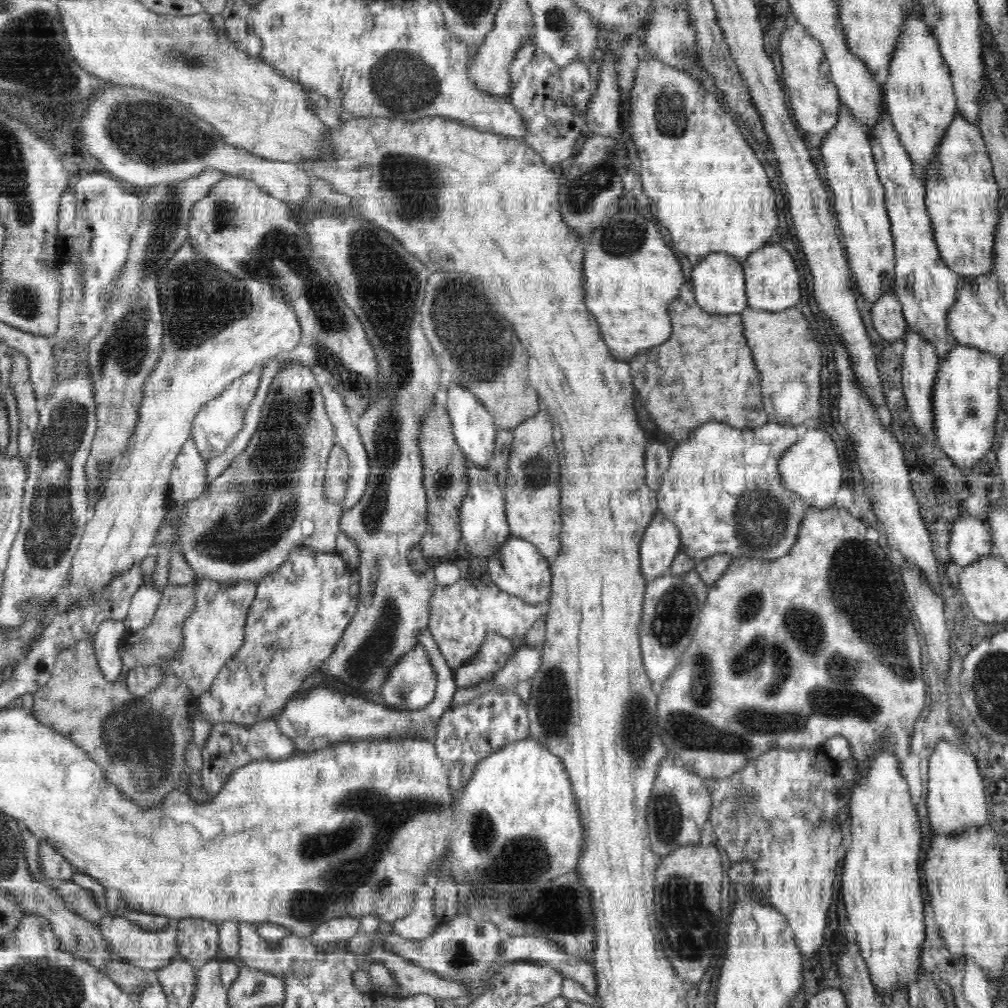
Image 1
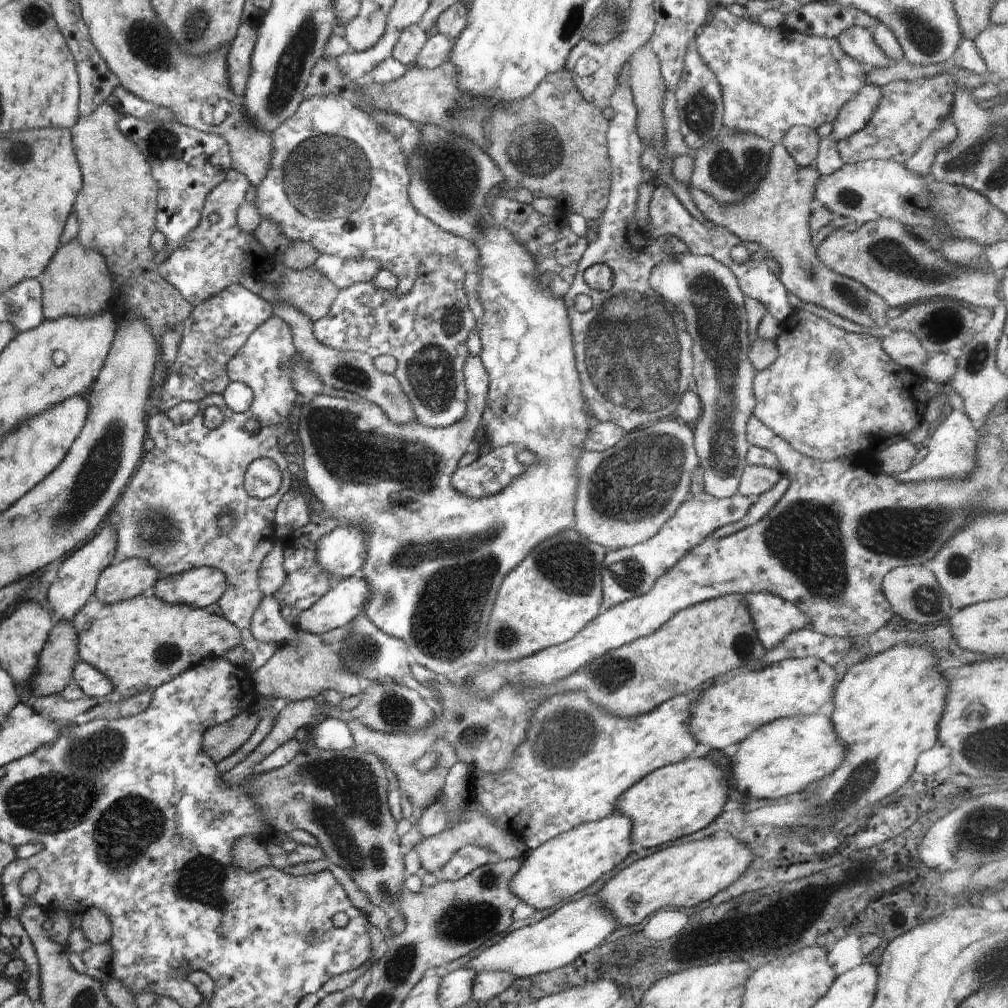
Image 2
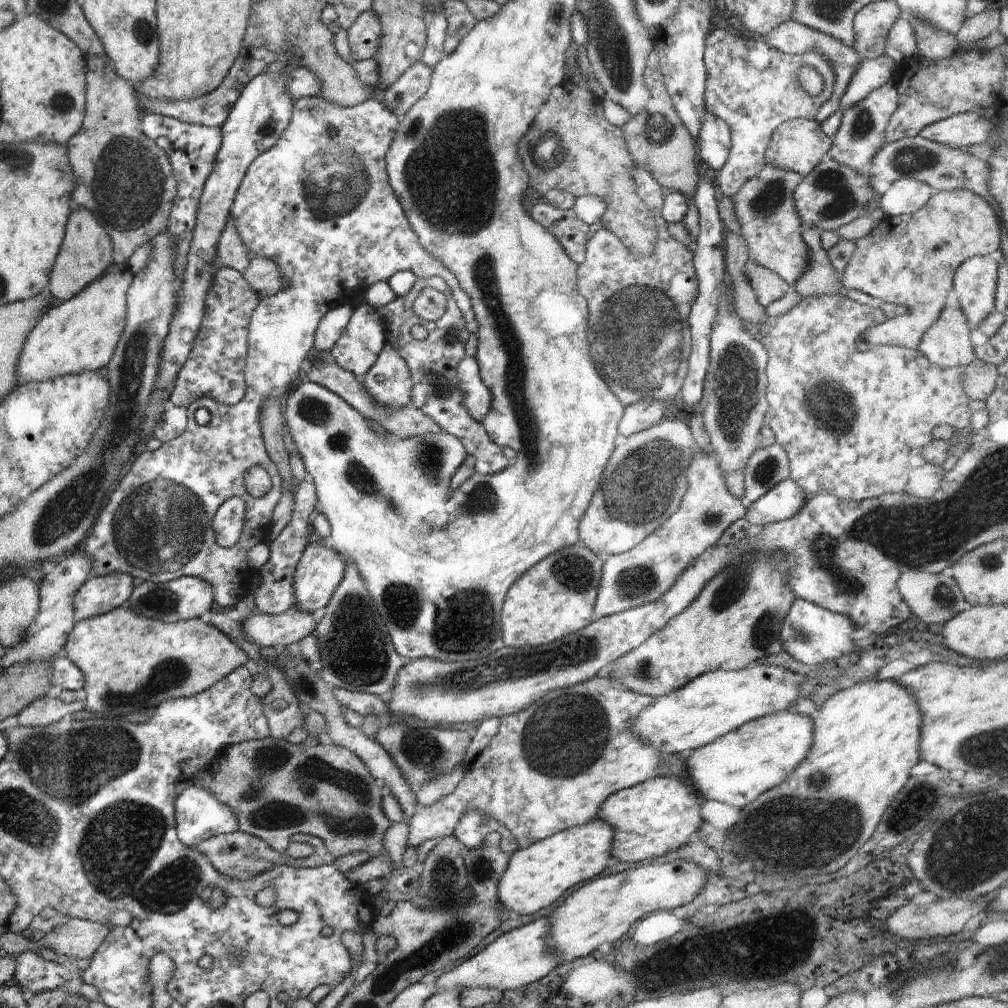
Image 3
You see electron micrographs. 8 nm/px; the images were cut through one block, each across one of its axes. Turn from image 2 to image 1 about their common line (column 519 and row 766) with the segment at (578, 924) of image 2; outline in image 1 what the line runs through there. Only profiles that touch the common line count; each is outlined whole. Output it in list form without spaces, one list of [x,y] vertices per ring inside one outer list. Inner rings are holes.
[[[949,738],[936,744],[928,764],[927,811],[935,834],[960,834],[987,824],[988,800],[977,760]]]

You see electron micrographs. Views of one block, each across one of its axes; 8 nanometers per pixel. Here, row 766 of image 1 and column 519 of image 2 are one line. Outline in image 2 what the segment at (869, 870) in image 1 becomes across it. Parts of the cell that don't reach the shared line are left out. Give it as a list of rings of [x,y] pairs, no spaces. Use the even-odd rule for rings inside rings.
[[[614,812],[601,821],[578,825],[547,840],[533,851],[527,851],[520,870],[512,877],[510,892],[535,910],[546,910],[568,902],[568,898],[588,888],[636,848],[631,840],[631,828],[627,816]]]

